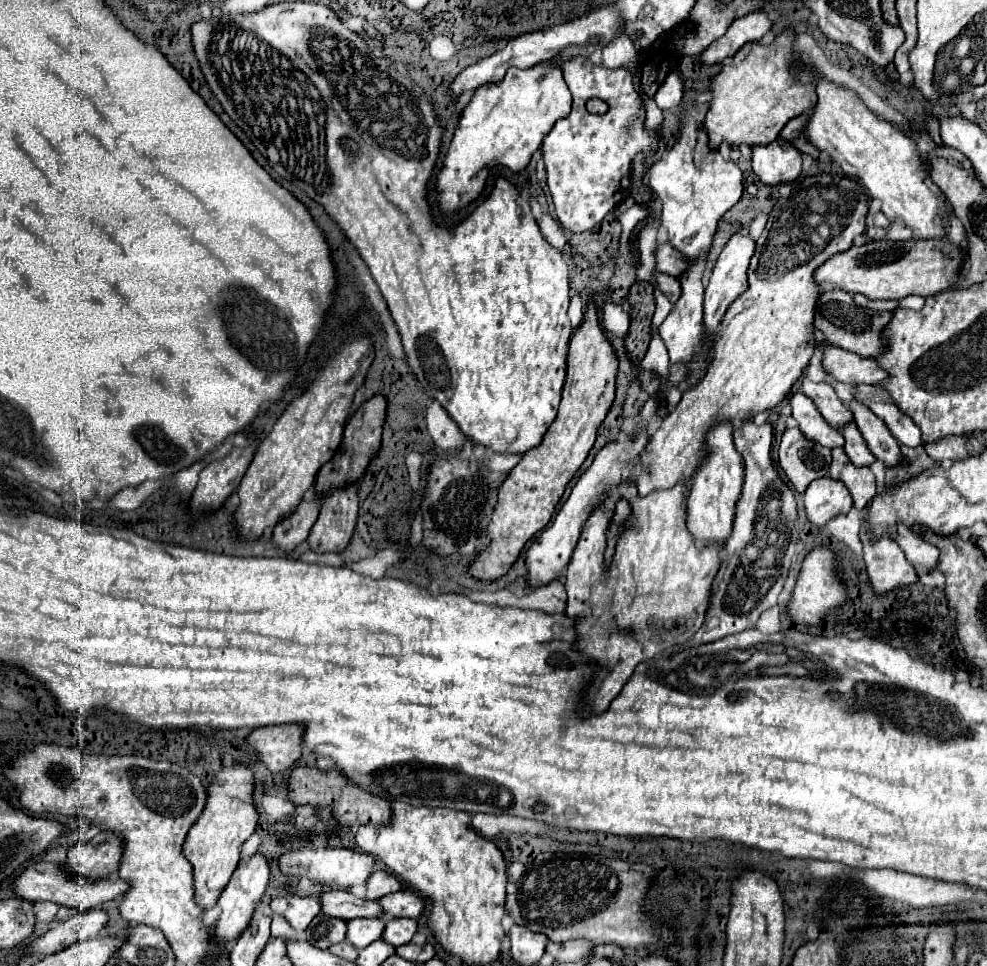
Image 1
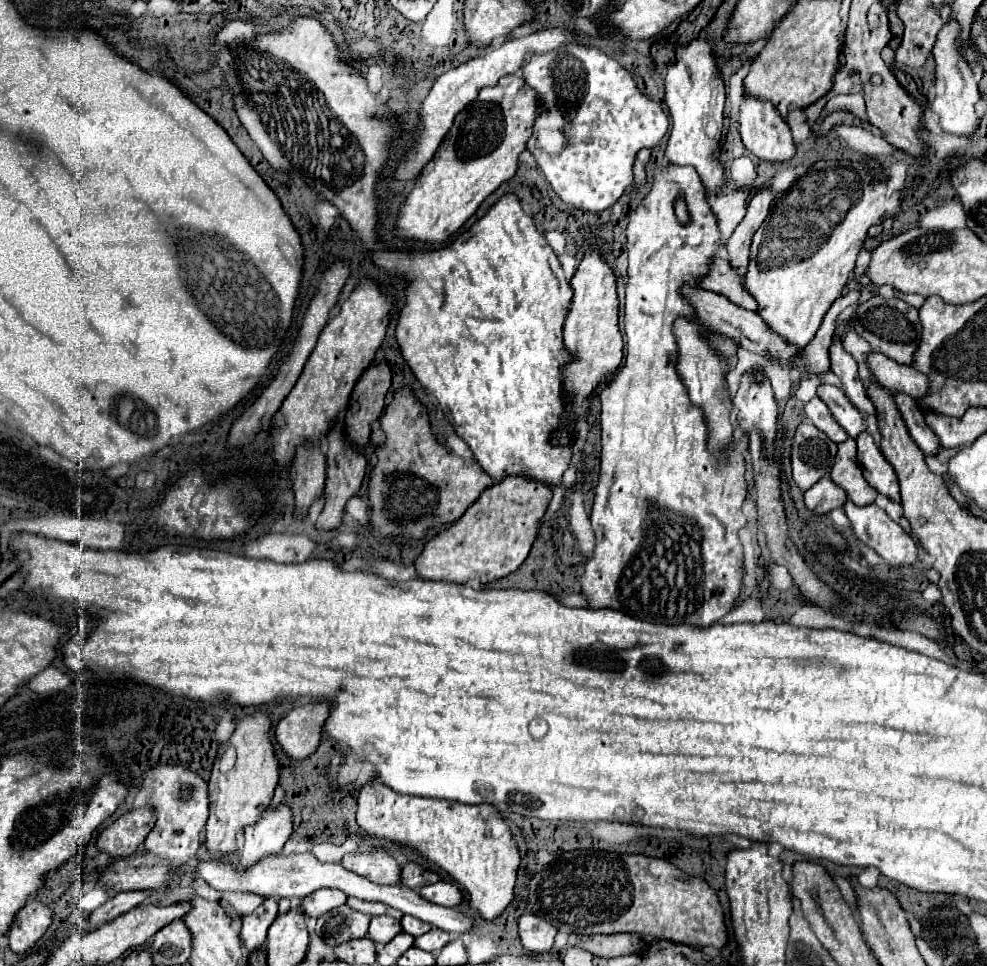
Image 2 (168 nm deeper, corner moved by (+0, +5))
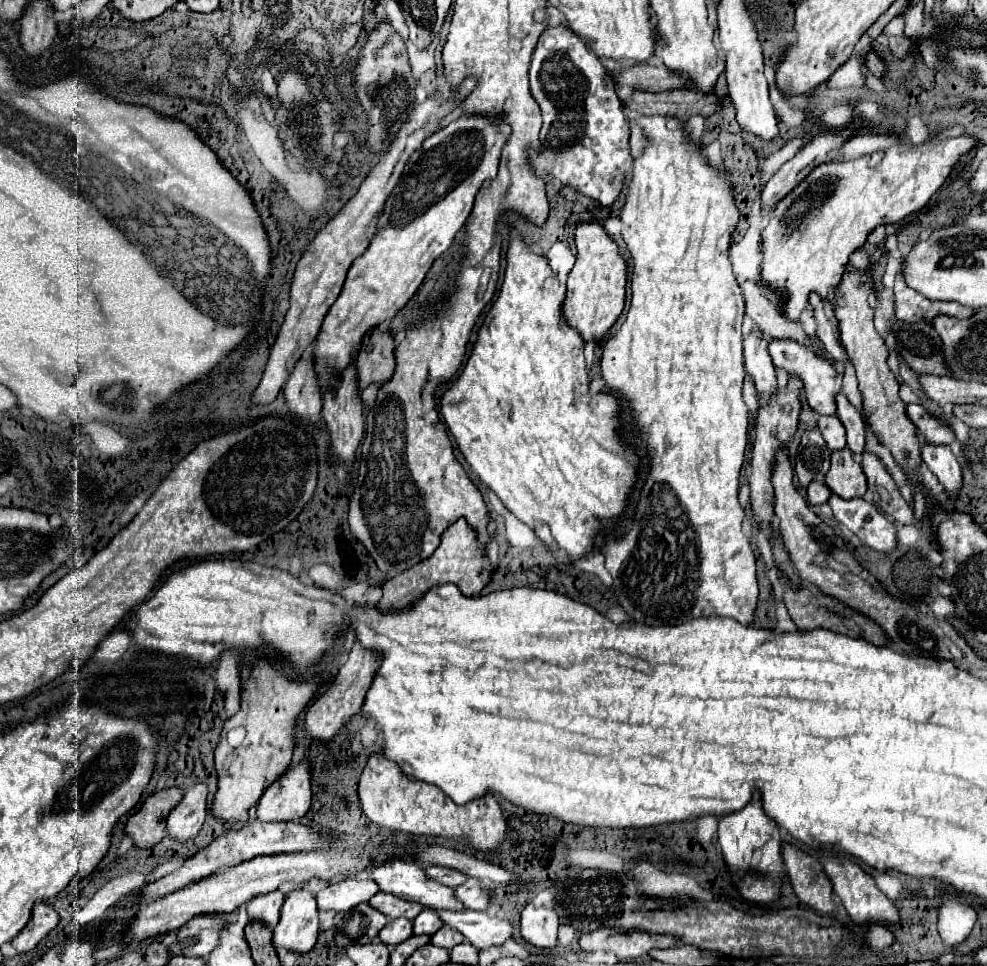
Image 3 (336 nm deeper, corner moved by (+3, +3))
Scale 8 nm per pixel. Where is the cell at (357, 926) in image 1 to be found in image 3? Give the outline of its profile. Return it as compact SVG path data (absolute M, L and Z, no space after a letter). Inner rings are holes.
M395 918L379 932L379 940L387 946L401 944L411 936L413 936L413 920L407 918Z

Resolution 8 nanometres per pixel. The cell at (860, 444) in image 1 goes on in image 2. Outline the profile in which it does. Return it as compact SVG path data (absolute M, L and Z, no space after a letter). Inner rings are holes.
M860 432L856 444L858 444L858 464L862 466L866 482L880 494L892 500L900 500L896 472L894 468L890 468L888 460L884 458L882 450L874 444L872 436L868 432Z

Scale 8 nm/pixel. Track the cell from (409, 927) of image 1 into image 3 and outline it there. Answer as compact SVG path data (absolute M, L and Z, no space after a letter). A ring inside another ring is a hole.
M423 910L417 918L415 918L415 934L427 934L433 936L445 922L433 912L433 910Z

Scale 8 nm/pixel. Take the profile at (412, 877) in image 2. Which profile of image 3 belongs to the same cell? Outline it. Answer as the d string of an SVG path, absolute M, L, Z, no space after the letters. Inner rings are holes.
M429 866L427 876L445 884L445 886L451 886L451 888L461 886L467 880L467 876L463 872L459 872L455 868L447 868L447 866Z

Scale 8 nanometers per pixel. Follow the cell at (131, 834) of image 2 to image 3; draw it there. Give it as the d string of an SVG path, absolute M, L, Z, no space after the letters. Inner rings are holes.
M167 788L155 792L143 802L139 812L127 820L125 832L135 840L137 848L151 848L163 840L167 814L179 804L181 798L183 798L181 788Z

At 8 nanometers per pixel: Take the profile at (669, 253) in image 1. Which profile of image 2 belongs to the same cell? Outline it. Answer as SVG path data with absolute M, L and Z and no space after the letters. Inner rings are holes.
M718 256L712 258L708 272L702 276L702 280L698 280L698 284L704 290L712 290L712 292L728 296L734 304L738 304L746 310L754 310L754 300L750 300L750 296L746 296L746 290L742 288L742 278L738 276L738 272L734 268L728 266L726 260L722 260Z

